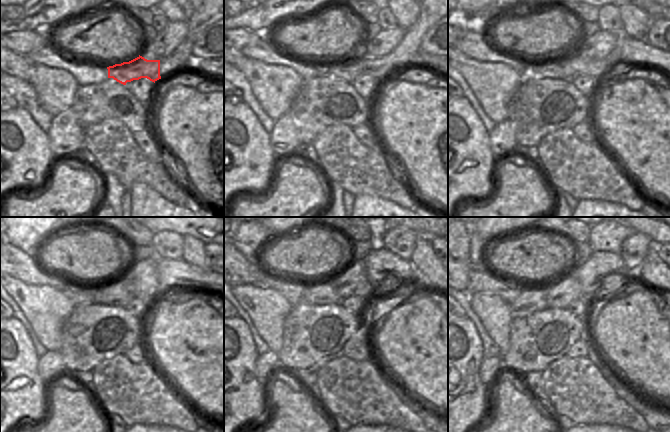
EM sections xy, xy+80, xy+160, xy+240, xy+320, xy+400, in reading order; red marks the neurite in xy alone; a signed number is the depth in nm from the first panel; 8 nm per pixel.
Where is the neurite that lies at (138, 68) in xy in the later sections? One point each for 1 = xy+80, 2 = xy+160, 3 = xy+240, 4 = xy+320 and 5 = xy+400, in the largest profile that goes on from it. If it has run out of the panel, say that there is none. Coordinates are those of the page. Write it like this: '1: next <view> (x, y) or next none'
1: next xy+80 (350, 70)
2: next xy+160 (570, 68)
3: next xy+240 (109, 293)
4: next xy+320 (322, 293)
5: next xy+400 (532, 299)

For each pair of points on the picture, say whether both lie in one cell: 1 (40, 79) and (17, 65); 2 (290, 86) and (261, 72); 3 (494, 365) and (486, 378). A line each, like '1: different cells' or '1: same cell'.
1: different cells
2: same cell
3: same cell

